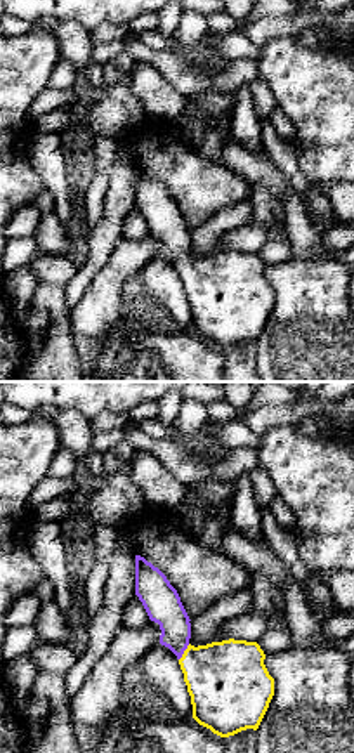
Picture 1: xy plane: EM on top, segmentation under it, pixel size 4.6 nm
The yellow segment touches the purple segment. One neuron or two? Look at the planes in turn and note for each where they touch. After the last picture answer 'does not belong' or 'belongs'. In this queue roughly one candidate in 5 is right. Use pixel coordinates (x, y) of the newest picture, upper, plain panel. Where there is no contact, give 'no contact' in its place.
(184, 264)

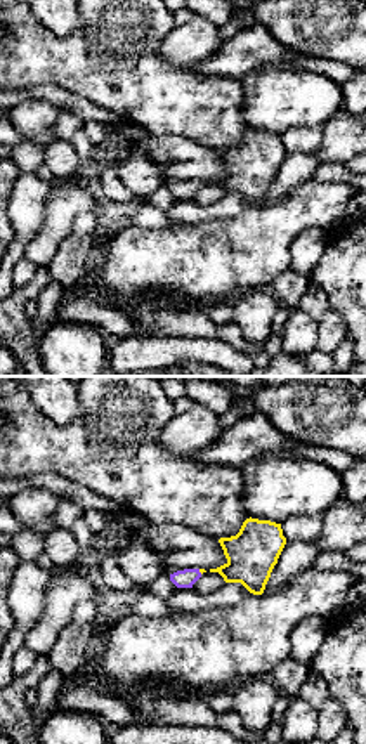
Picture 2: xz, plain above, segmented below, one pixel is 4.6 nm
(200, 182)

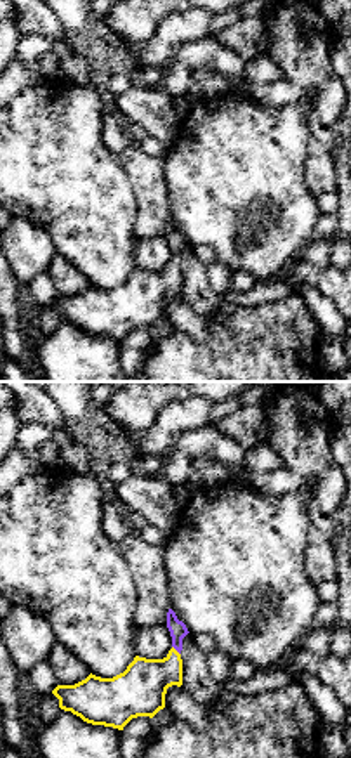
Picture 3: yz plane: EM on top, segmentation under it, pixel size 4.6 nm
(176, 262)

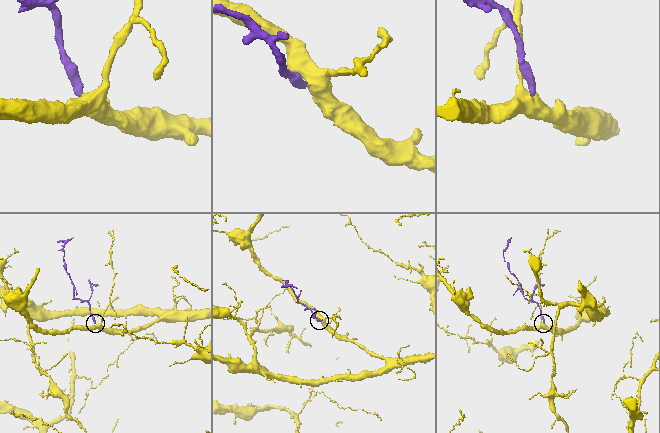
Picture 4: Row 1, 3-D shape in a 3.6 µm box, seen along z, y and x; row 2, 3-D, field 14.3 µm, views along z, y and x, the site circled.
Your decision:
belongs

